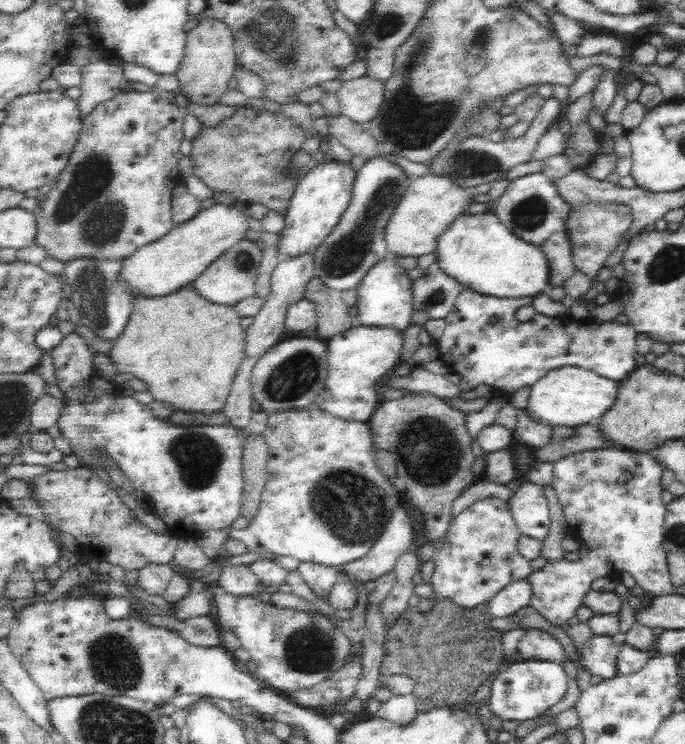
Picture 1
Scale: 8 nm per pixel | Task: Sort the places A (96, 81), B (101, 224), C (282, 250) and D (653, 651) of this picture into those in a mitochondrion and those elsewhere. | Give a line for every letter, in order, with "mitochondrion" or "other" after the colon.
A: other
B: mitochondrion
C: other
D: other

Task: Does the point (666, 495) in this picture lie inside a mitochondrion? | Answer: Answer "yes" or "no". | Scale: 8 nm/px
no

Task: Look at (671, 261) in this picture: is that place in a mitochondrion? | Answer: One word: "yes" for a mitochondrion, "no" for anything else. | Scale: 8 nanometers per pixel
yes

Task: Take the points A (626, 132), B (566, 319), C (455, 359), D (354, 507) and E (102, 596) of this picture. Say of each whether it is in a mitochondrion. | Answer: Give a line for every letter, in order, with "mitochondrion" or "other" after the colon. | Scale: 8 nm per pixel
A: other
B: other
C: other
D: mitochondrion
E: other

